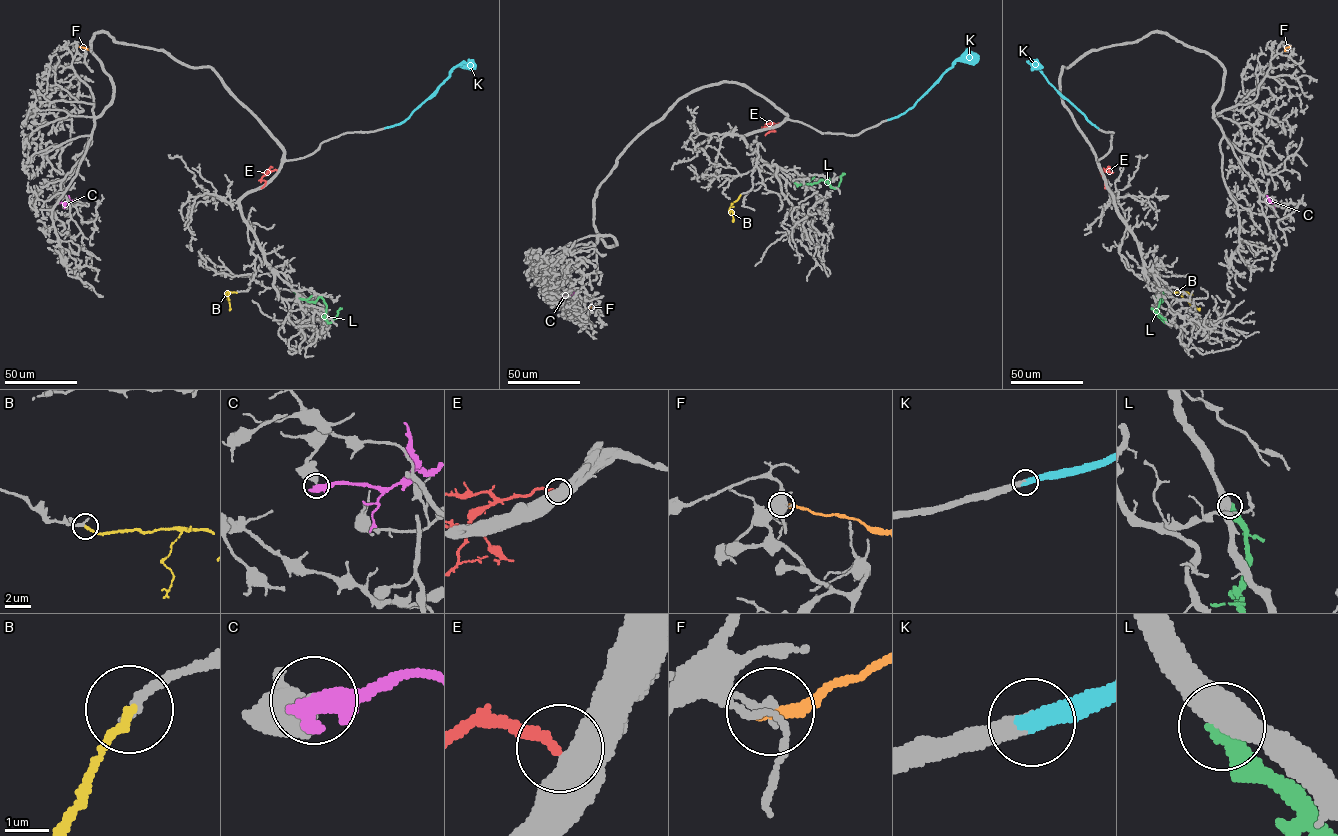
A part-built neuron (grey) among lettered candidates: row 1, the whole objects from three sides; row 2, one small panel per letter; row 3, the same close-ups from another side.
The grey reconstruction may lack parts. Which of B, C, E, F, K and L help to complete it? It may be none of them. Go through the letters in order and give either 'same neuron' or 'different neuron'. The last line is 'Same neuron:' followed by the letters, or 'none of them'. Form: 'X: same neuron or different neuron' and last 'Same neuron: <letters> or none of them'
B: same neuron
C: different neuron
E: different neuron
F: different neuron
K: same neuron
L: different neuron
Same neuron: B, K

